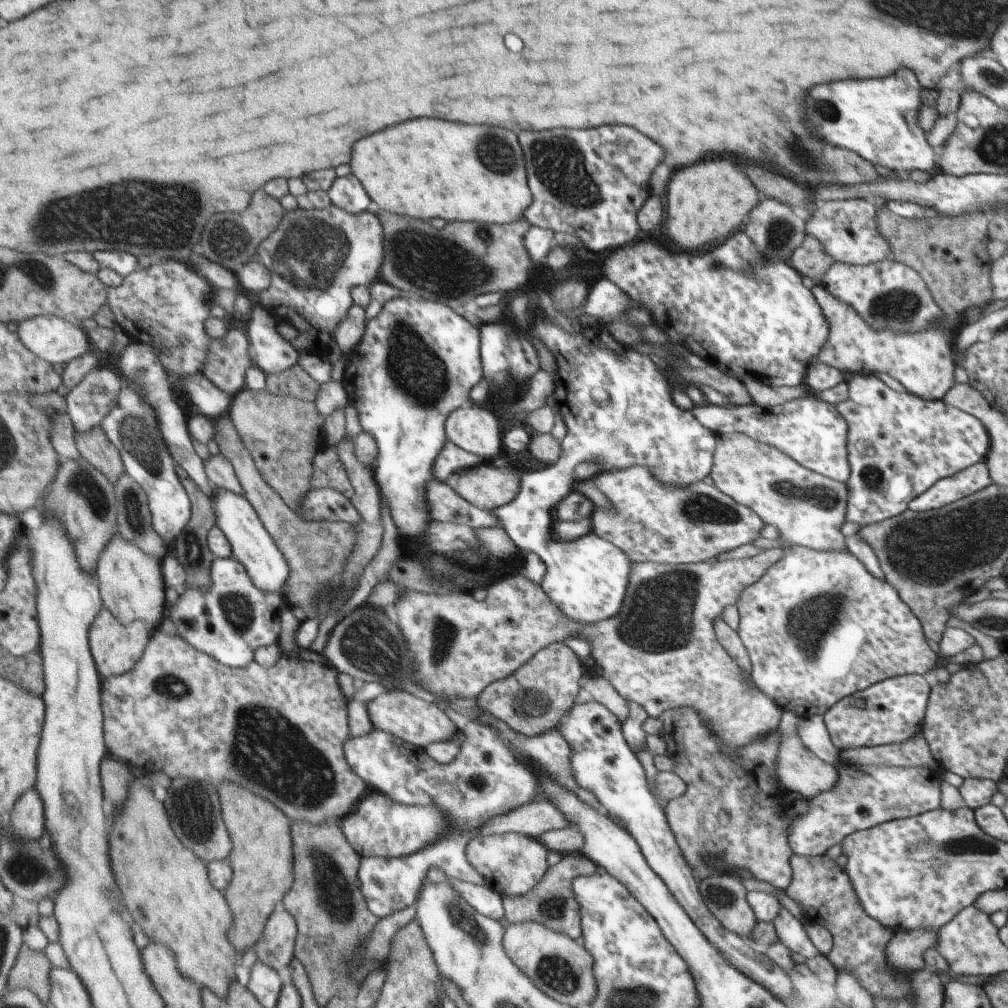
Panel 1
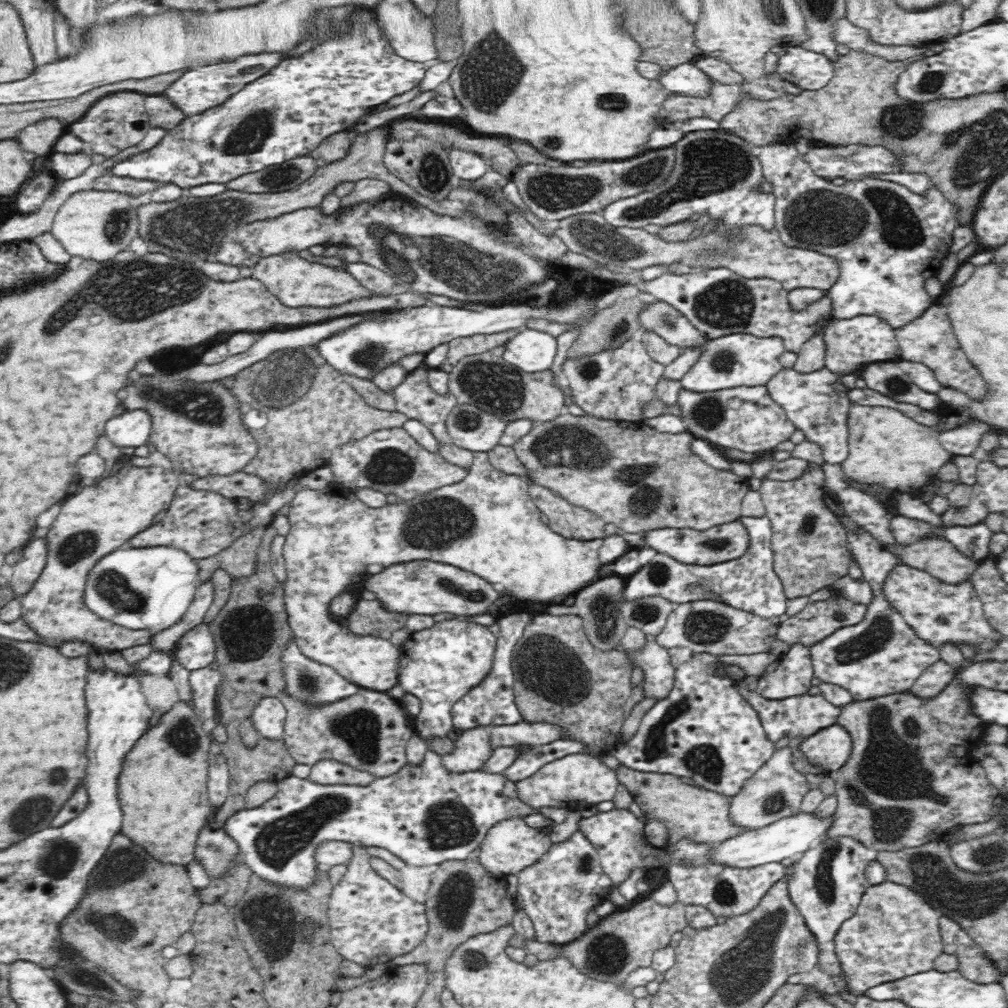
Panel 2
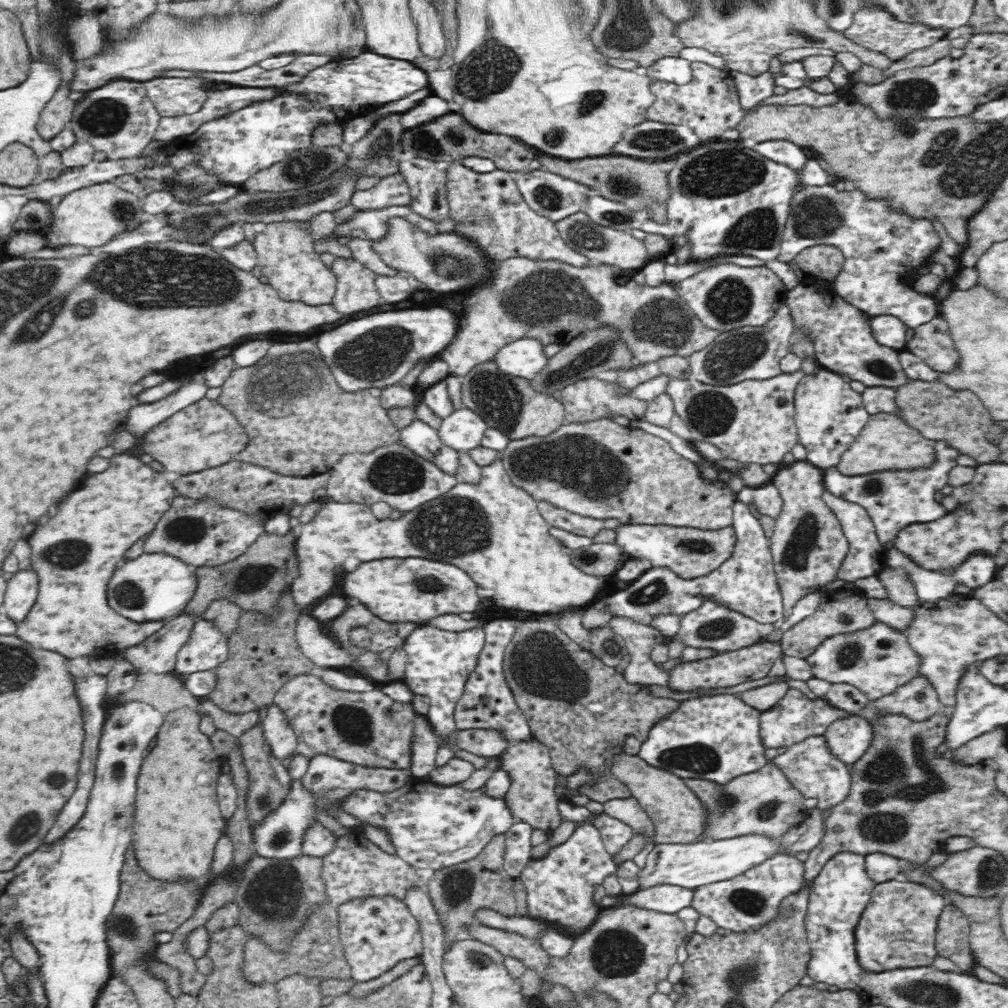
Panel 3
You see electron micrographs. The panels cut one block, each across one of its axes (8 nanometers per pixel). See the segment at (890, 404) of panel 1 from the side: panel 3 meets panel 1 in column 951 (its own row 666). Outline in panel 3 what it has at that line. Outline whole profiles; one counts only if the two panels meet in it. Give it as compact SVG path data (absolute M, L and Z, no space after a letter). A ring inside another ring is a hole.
M428 624L414 629L402 645L407 652L407 664L402 680L412 693L430 697L427 722L434 734L441 738L448 738L457 729L453 717L455 706L463 695L466 681L477 665L477 658L484 644L485 632L481 627L451 632Z

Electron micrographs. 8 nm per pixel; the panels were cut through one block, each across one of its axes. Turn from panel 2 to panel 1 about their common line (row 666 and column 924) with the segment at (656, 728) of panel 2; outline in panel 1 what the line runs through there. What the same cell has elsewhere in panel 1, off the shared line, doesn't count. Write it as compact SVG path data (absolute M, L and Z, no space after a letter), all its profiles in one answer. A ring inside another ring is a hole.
M901 675L876 682L837 701L823 713L825 728L837 752L909 741L923 728L931 687L923 675Z

